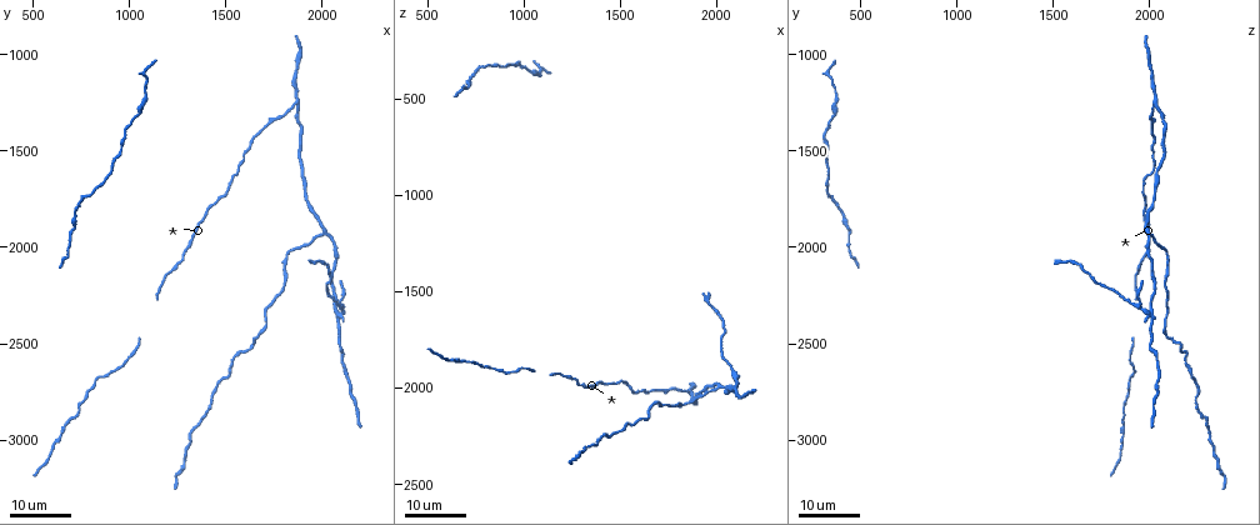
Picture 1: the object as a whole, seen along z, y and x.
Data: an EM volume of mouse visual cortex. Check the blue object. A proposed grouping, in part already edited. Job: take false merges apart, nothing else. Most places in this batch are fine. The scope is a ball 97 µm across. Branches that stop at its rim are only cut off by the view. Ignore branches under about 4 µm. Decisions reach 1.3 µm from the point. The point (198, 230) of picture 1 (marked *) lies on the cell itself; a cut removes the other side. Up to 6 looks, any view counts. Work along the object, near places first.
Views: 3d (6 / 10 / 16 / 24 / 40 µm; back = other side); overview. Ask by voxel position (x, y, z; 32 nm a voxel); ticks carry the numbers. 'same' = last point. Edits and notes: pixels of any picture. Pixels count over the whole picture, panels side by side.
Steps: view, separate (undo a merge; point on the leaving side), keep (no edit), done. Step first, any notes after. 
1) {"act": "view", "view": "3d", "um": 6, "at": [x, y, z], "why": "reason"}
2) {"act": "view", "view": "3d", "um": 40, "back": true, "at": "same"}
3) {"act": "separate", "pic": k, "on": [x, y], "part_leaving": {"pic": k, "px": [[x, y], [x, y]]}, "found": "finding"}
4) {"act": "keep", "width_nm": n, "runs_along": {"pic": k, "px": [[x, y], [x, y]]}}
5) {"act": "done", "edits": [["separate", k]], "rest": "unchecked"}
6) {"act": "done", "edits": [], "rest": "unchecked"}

{"act": "view", "view": "3d", "um": 16, "at": [1880, 1260, 2040], "why": "two arms in line, one across"}

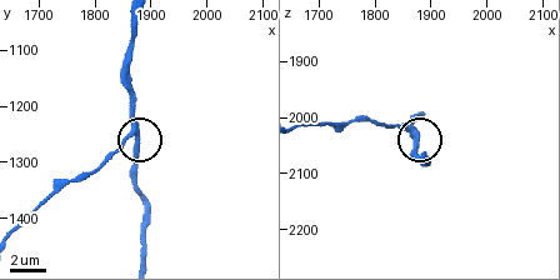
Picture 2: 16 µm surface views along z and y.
{"act": "view", "view": "3d", "um": 10, "at": [1875, 1255, 2030], "why": "closer look"}

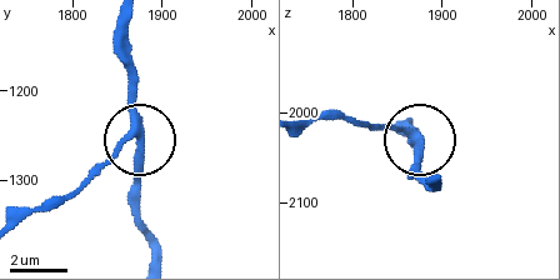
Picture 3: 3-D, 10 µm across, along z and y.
{"act": "keep", "runs_along": {"pic": 3, "px": [[23, 219], [73, 198], [134, 138], [130, 56]]}, "found": "all the same cell"}

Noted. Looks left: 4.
{"act": "view", "view": "3d", "um": 16, "at": [2010, 1920, 1990], "why": "side arm on a straight run"}

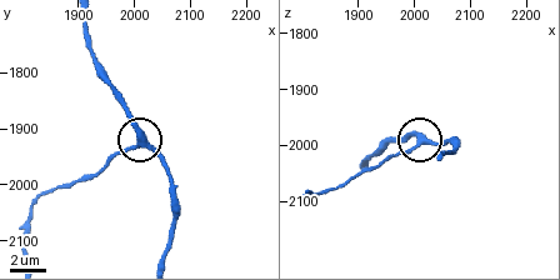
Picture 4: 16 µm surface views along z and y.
{"act": "view", "view": "3d", "um": 10, "at": [2015, 1925, 1995], "why": "zoom in"}

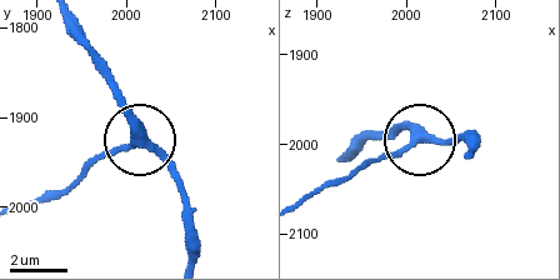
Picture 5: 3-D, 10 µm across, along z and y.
{"act": "keep", "arms": 3, "found": "all the same cell"}

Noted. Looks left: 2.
{"act": "view", "view": "3d", "um": 16, "at": [2090, 2350, 1990], "why": "four or more arms meet"}

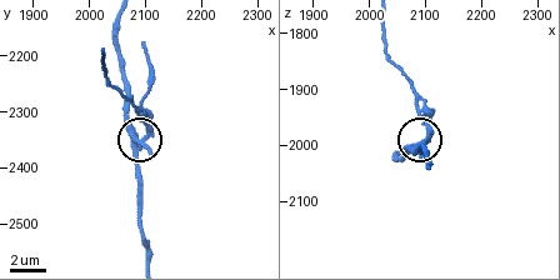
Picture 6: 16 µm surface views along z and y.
{"act": "view", "view": "3d", "um": 6, "at": "same"}

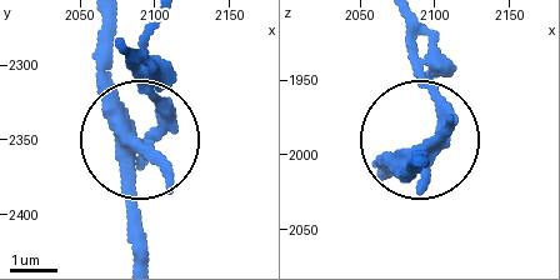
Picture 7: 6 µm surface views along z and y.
{"act": "separate", "pic": 7, "on": [158, 104], "width_nm": 330, "found": "two cells meet here"}

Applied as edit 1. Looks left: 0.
{"act": "done", "edits": [["separate", 7]], "rest": "unchecked"}

